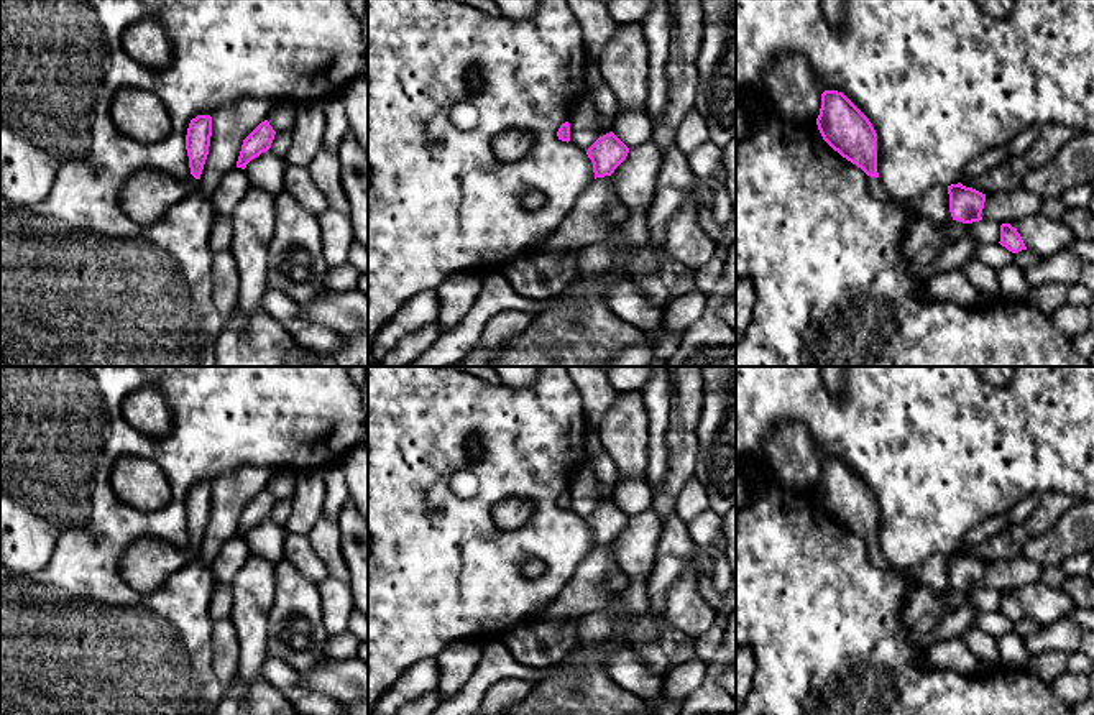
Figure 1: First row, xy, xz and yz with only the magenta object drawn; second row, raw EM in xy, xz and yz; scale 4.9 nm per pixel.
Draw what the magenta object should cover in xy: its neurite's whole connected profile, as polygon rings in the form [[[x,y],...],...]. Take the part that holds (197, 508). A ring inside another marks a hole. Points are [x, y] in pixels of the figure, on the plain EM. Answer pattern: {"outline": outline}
{"outline": [[[197,483],[186,503],[191,546],[177,549],[172,544],[145,536],[130,542],[120,562],[122,579],[138,592],[151,592],[199,556],[199,547],[209,523],[212,485]]]}

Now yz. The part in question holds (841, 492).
{"outline": [[[825,459],[816,493],[834,519],[867,542],[871,565],[887,570],[877,541],[877,501],[869,487],[843,460]]]}

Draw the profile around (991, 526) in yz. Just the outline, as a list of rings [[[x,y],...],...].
[[[995,514],[995,516],[986,518],[984,521],[976,524],[972,529],[969,529],[963,536],[961,547],[981,544],[981,542],[994,537],[995,534],[999,534],[1005,528],[1007,528],[1005,514]]]

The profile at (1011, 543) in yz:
[[[1023,524],[1007,526],[994,537],[972,546],[971,556],[982,562],[1012,560],[1023,556],[1030,537]]]

